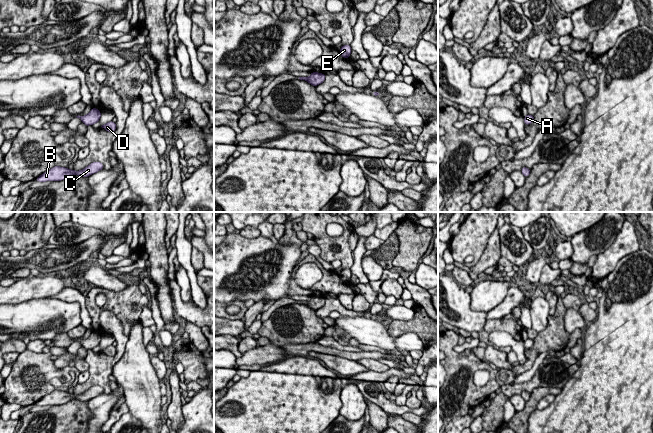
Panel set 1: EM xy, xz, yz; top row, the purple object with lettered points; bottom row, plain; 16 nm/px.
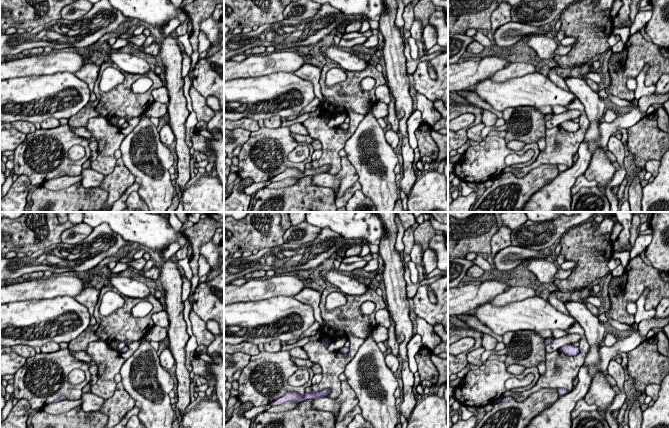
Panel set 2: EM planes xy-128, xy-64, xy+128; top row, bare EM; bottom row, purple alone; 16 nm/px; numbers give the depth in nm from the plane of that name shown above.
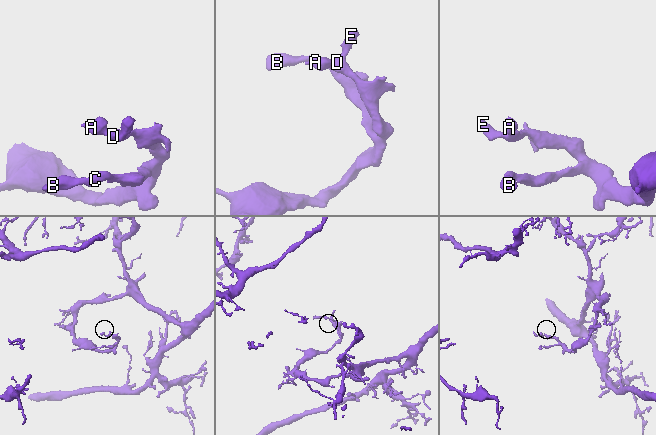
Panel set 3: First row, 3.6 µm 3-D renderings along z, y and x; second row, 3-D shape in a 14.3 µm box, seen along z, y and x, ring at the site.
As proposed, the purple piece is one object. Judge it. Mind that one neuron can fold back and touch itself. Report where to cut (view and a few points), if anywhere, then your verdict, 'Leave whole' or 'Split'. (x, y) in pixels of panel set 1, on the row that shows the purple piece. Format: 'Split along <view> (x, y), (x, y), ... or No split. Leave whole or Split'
No split. Leave whole

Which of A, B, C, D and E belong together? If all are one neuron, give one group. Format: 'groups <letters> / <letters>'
groups A B C D E

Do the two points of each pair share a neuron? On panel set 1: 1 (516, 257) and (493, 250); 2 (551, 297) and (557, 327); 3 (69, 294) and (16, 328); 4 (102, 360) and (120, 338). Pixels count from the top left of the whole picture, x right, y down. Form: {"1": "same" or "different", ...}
{"1": "different", "2": "different", "3": "different", "4": "same"}

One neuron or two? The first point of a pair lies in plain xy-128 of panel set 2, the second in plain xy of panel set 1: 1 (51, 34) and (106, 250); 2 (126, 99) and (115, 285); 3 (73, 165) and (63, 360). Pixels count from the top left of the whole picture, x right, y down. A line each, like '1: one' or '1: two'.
1: two
2: two
3: two

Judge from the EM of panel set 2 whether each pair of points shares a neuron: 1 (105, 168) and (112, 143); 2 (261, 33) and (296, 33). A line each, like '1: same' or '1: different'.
1: same
2: same

